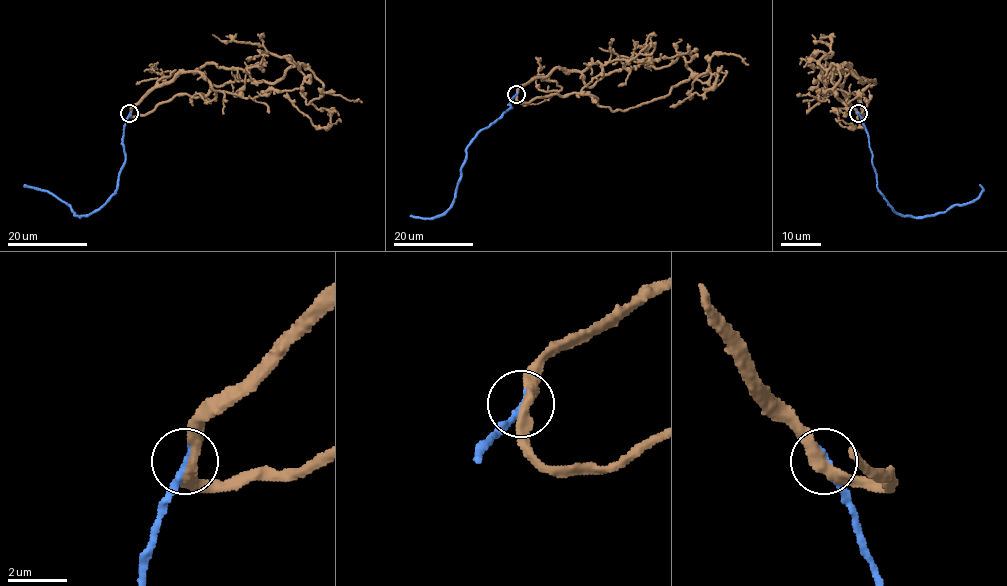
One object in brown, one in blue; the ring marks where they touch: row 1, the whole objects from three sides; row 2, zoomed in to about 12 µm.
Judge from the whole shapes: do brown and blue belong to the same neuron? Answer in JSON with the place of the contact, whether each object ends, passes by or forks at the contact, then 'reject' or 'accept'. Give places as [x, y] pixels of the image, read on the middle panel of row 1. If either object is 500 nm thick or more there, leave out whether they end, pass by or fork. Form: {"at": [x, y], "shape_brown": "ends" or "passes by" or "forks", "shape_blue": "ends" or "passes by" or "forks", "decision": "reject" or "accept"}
{"at": [516, 94], "shape_brown": "passes by", "shape_blue": "ends", "decision": "accept"}

